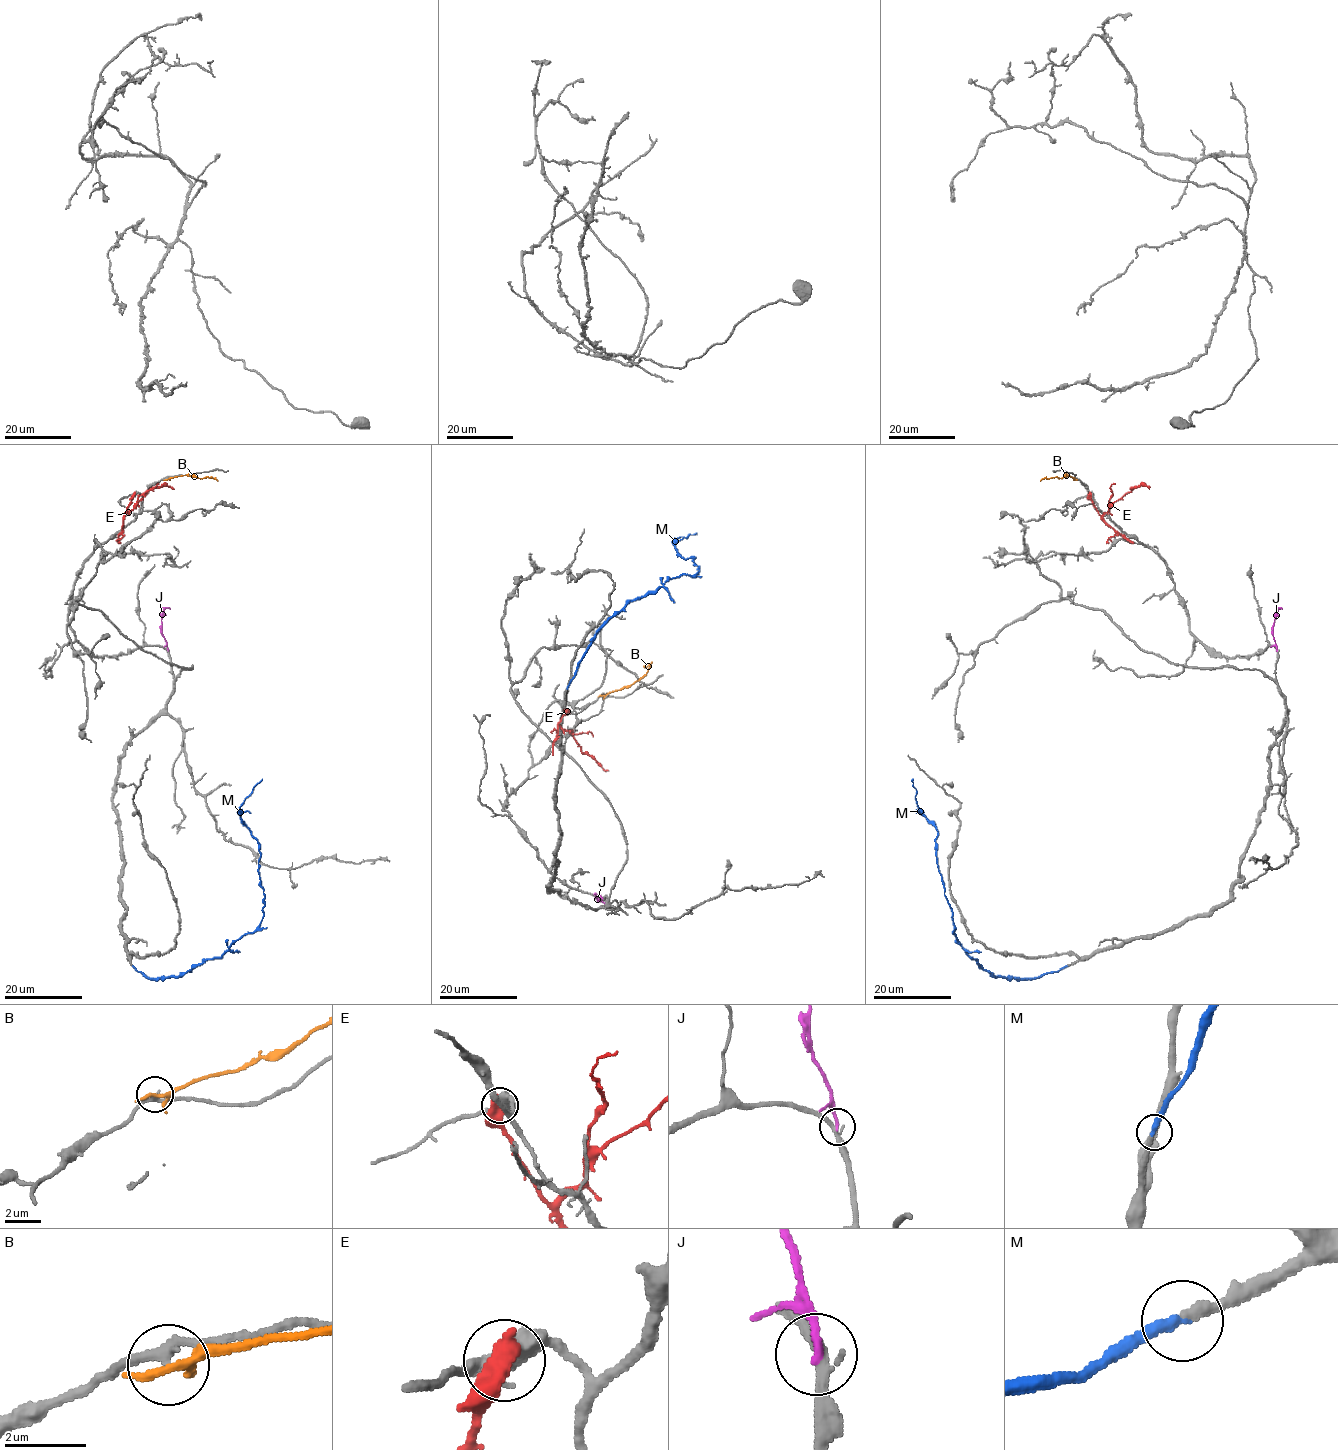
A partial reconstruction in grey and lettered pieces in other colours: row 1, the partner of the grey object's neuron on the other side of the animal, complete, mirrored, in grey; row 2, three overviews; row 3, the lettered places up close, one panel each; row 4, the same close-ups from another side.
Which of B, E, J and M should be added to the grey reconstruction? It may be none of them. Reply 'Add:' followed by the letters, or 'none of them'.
Add: M

